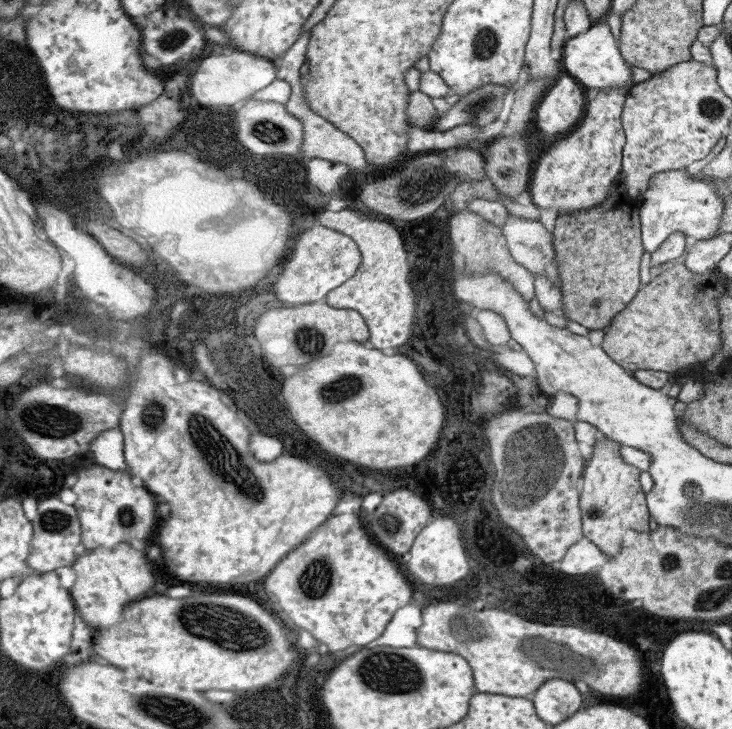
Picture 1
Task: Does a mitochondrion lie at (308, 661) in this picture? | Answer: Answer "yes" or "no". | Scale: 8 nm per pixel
no

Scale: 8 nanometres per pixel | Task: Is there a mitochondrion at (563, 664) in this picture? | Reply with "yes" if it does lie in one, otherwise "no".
yes

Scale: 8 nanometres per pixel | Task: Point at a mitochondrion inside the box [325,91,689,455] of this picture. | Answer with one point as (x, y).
(420, 188)

